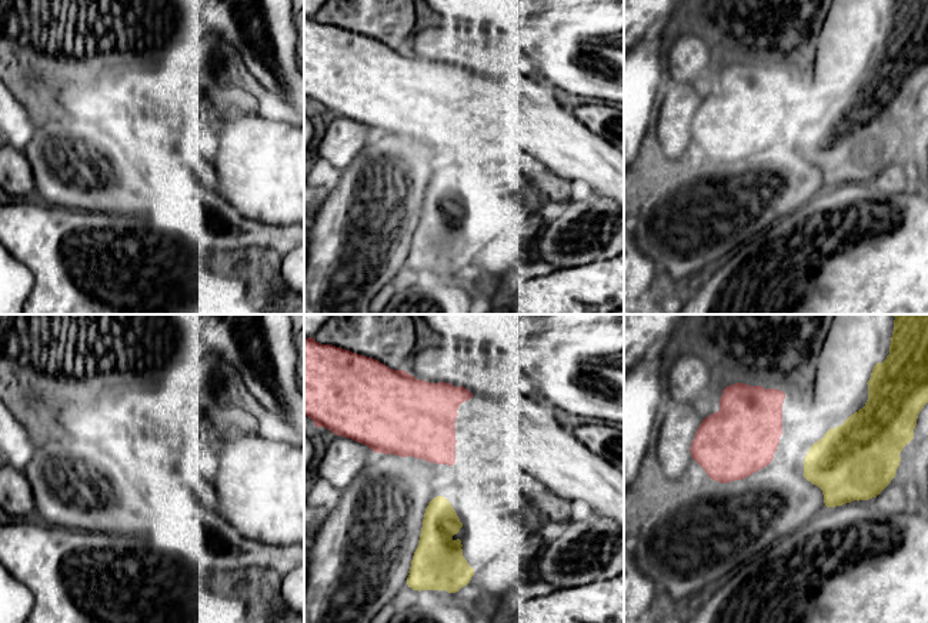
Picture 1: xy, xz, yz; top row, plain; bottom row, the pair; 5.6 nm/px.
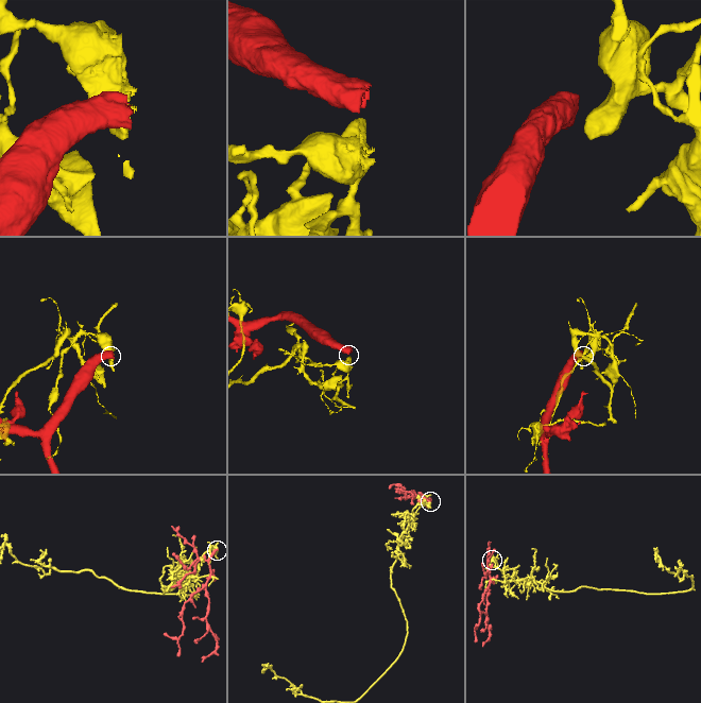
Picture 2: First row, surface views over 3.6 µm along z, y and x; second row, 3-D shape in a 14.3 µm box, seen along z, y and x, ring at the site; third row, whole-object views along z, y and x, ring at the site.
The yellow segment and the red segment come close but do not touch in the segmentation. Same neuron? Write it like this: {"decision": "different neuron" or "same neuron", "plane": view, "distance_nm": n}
{"decision": "different neuron", "plane": "yz", "distance_nm": 170}

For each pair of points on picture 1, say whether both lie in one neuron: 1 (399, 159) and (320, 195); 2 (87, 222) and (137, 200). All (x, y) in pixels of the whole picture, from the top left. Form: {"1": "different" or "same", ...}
{"1": "different", "2": "different"}

